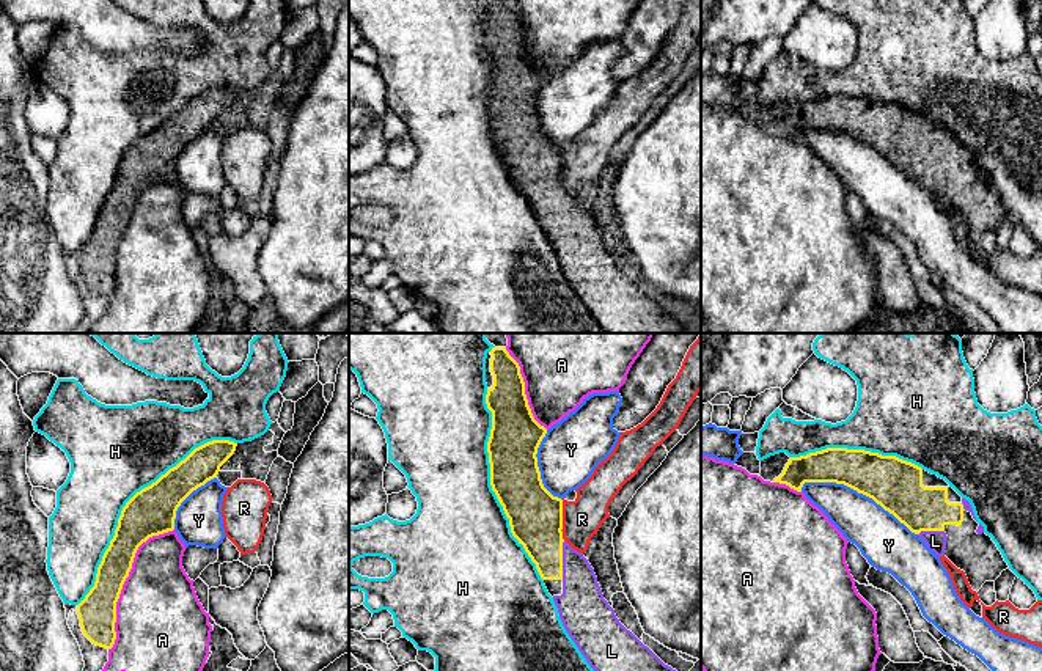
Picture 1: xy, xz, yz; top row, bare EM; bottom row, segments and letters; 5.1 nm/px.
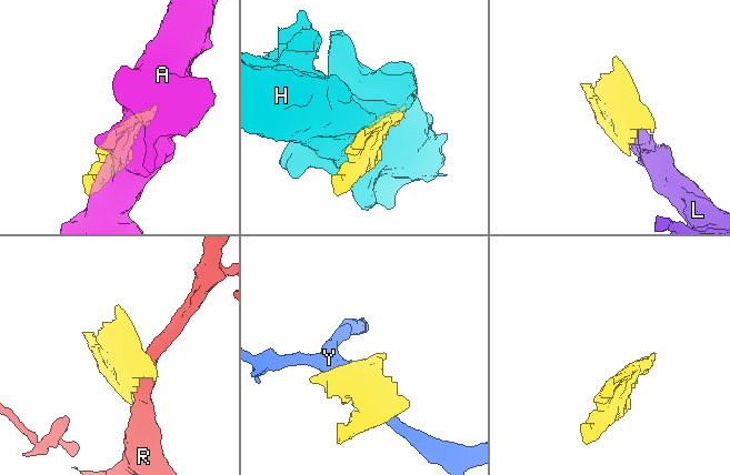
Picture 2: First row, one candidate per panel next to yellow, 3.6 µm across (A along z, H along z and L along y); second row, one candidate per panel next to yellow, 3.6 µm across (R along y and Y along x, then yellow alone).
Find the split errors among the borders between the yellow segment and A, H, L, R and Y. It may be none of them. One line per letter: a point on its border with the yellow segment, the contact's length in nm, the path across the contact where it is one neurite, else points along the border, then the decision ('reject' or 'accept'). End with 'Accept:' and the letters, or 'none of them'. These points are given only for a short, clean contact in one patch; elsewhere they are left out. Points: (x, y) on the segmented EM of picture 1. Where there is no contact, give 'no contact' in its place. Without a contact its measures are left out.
A: meets yellow in xy at (124, 580); contact 700 nm long; reject
H: meets yellow in xy at (129, 500); contact 1150 nm long; reject
L: meets yellow in xz at (561, 560); contact 200 nm long; accept
R: meets yellow in xz at (561, 520); contact 200 nm long; border along xz (561, 500), (561, 536), (565, 539); reject
Y: meets yellow in yz at (858, 492); contact 650 nm long; reject
Accept: L

